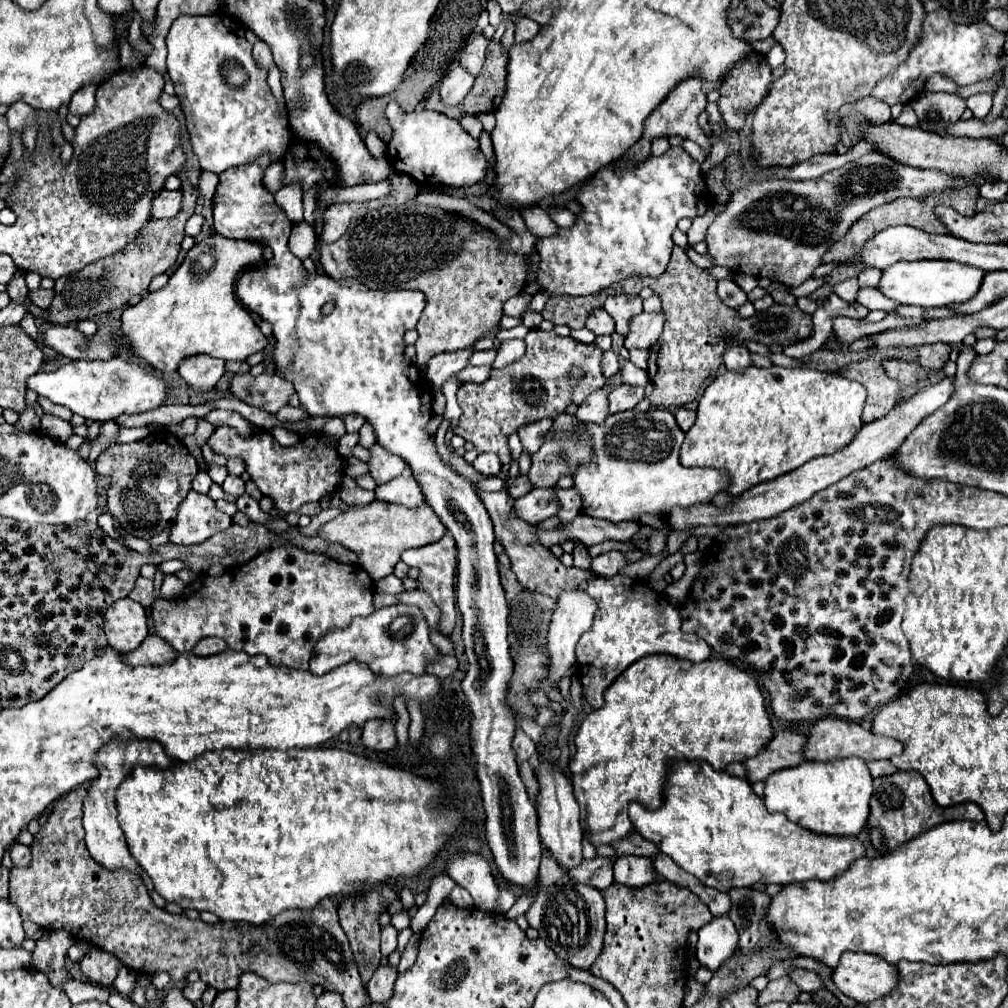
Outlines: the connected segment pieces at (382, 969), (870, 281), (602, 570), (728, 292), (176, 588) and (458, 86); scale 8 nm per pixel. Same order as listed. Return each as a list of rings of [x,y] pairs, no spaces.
[[[379,966],[373,974],[373,978],[367,984],[369,998],[375,1004],[385,1004],[393,994],[393,984],[397,980],[397,970],[391,966]]]
[[[865,268],[865,270],[861,270],[859,272],[859,286],[861,288],[865,288],[865,286],[869,286],[869,288],[875,288],[875,284],[879,282],[879,274],[877,274],[877,268]]]
[[[613,550],[613,552],[607,552],[607,554],[601,554],[601,556],[593,558],[593,560],[591,560],[591,570],[593,570],[595,574],[599,574],[599,576],[611,578],[611,576],[615,576],[625,564],[627,564],[627,562],[625,562],[623,552]]]
[[[733,280],[717,282],[717,296],[729,308],[739,308],[739,306],[743,306],[747,302],[747,294]]]
[[[167,574],[163,584],[161,584],[161,598],[176,598],[183,594],[186,585],[175,576],[175,574]]]
[[[453,64],[449,74],[439,84],[439,94],[445,106],[457,106],[471,90],[475,76],[465,72],[459,64]]]

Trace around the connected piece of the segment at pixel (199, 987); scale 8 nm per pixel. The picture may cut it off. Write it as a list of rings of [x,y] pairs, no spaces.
[[[201,980],[195,982],[195,984],[187,984],[187,986],[183,988],[183,996],[185,996],[189,1002],[197,1002],[197,1000],[201,1000],[201,994],[205,992],[205,988],[207,988],[207,984],[203,984]]]

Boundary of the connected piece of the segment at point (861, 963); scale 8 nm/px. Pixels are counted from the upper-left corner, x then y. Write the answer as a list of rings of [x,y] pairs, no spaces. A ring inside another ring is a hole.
[[[845,952],[839,966],[833,970],[835,986],[859,1004],[879,1000],[897,986],[897,966],[875,954]]]

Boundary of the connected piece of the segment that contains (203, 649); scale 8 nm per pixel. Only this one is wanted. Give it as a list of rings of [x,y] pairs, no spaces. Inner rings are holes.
[[[201,638],[195,644],[193,654],[197,654],[197,656],[213,656],[213,654],[219,654],[223,650],[227,650],[227,644],[221,638]]]

